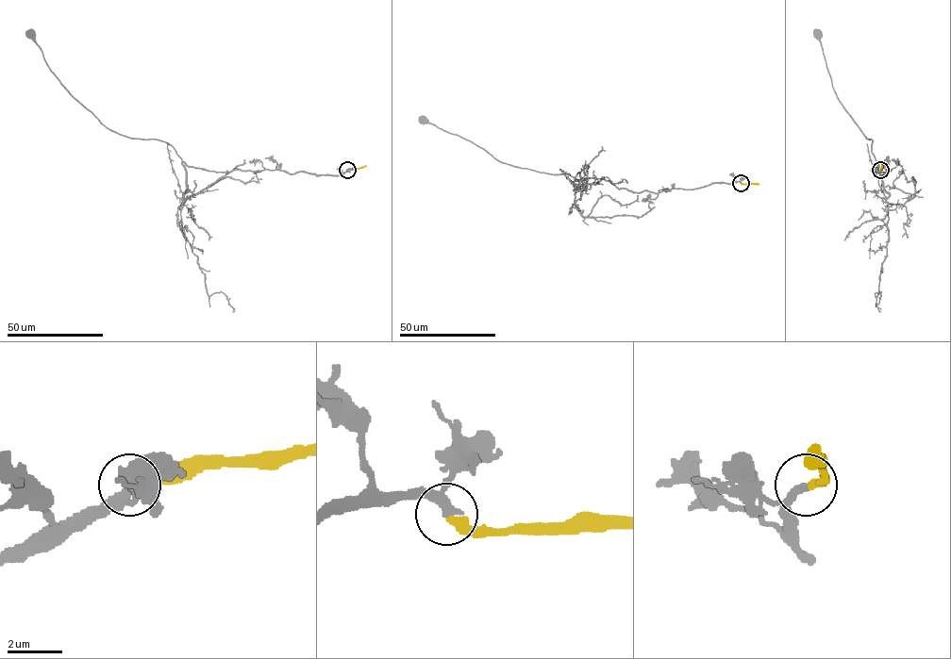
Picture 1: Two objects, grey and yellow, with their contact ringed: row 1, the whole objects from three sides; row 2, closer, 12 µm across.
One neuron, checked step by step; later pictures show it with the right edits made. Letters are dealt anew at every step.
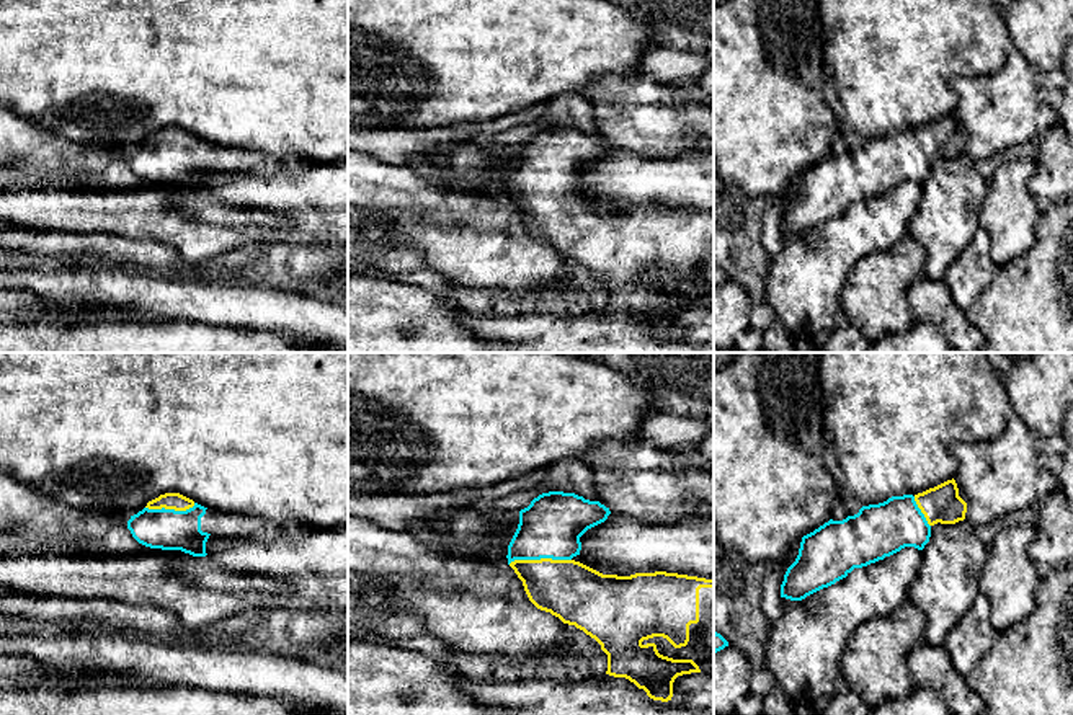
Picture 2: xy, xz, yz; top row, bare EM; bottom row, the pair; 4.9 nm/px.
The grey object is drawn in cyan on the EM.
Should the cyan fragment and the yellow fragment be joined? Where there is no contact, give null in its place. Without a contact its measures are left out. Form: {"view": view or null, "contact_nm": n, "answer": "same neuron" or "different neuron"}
{"view": "xz", "contact_nm": 320, "answer": "same neuron"}

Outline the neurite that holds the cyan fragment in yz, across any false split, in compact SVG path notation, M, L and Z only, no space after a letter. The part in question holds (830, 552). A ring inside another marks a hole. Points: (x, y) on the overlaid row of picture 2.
M952 478L915 496L892 496L884 503L862 506L857 514L843 521L830 519L802 537L799 555L784 575L781 597L802 601L846 578L854 568L884 560L905 547L923 550L934 524L955 524L965 519L965 513L967 503L959 496Z

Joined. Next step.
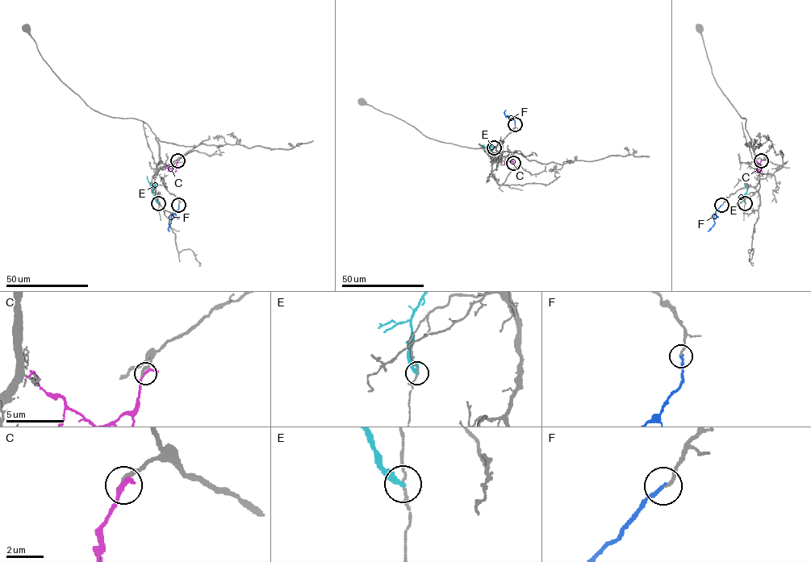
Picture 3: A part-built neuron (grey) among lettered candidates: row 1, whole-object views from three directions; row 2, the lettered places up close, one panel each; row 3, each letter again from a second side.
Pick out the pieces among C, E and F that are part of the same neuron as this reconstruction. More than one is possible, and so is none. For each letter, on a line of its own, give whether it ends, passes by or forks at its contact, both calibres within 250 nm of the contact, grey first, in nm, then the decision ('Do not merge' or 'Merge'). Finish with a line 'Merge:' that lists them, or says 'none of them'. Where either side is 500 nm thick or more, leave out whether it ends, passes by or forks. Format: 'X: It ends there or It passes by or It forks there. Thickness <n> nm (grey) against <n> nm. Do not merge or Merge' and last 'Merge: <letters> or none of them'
C: It passes by. Thickness 280 nm (grey) against 200 nm. Do not merge
E: It ends there. Thickness 100 nm (grey) against 300 nm. Do not merge
F: It ends there. Thickness 180 nm (grey) against 170 nm. Merge
Merge: F

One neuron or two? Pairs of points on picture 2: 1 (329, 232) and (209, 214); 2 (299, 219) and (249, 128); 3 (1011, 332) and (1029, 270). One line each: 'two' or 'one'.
1: two
2: two
3: one

